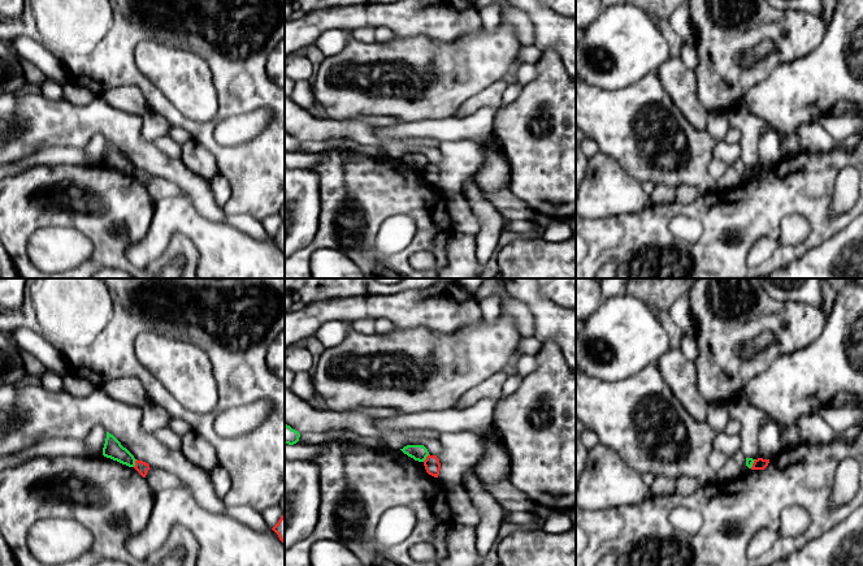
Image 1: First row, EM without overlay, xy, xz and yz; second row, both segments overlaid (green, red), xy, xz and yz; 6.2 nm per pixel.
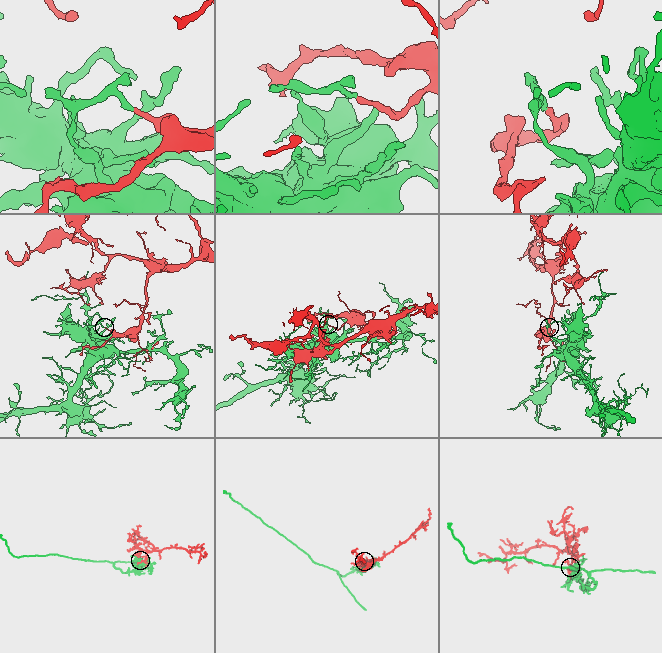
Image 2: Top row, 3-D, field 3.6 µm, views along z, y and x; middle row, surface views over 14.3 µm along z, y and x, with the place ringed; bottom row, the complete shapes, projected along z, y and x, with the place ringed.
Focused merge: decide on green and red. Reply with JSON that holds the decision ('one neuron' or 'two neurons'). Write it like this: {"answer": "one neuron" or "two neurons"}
{"answer": "two neurons"}

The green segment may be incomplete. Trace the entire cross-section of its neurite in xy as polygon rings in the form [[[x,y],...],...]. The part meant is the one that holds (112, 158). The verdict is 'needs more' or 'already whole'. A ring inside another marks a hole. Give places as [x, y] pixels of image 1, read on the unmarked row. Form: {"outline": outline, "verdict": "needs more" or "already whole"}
{"outline": [[[107,141],[103,164],[129,176],[134,176],[136,169],[134,164],[109,141]]], "verdict": "already whole"}

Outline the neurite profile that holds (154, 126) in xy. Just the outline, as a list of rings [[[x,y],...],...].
[[[148,111],[142,116],[142,137],[146,142],[155,143],[157,139],[169,135],[170,129],[170,122],[156,112]]]

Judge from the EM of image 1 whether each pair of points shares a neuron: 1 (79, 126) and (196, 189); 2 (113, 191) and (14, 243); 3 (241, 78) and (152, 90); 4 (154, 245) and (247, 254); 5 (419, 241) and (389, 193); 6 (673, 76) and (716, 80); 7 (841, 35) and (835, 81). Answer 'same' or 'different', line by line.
1: same
2: same
3: same
4: same
5: same
6: different
7: same

